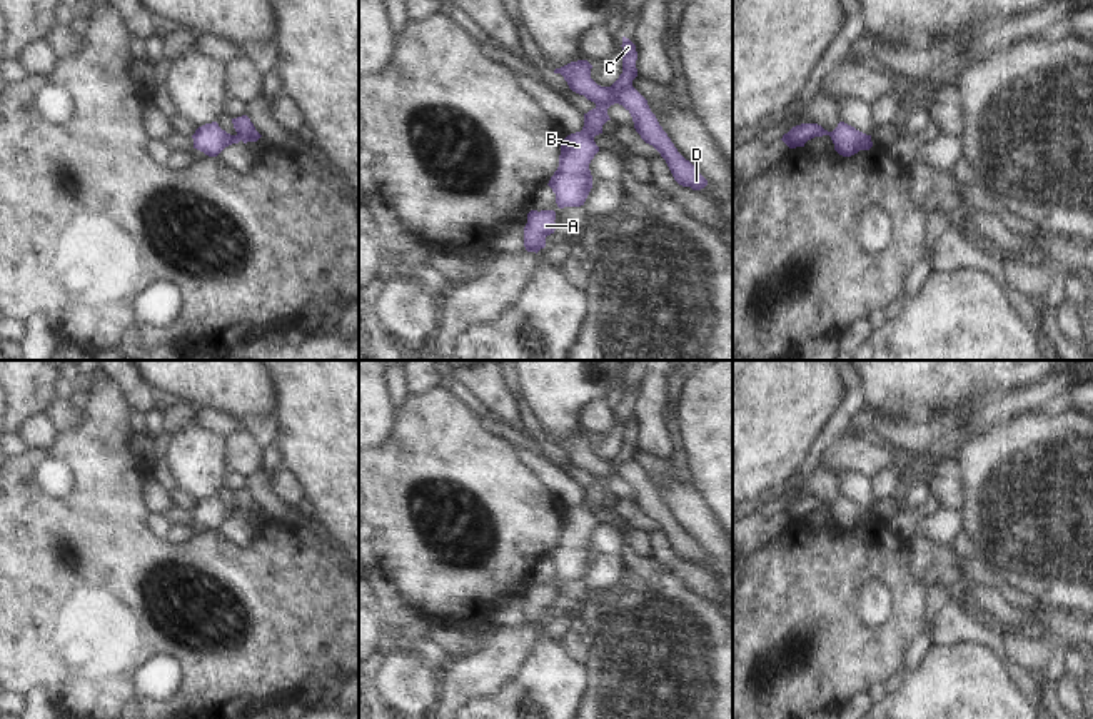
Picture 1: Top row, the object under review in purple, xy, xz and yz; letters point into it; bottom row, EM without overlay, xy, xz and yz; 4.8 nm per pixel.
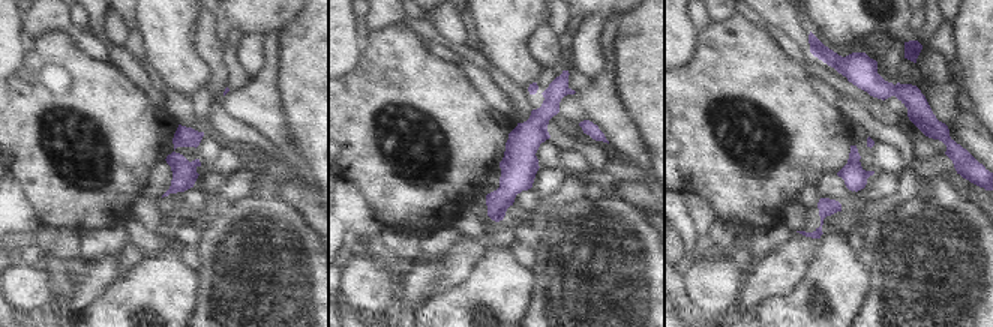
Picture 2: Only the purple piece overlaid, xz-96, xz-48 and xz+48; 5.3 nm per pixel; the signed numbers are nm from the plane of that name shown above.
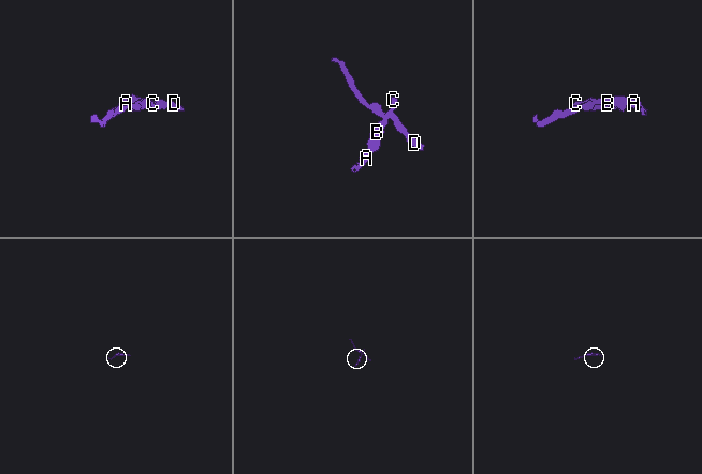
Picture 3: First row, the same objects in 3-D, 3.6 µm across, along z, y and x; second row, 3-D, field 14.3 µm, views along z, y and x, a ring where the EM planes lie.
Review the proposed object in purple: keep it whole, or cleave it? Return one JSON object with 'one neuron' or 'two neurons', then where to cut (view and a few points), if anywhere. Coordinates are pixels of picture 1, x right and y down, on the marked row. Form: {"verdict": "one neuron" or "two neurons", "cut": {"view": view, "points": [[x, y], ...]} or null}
{"verdict": "two neurons", "cut": {"view": "xz", "points": [[609, 87], [609, 97], [596, 104]]}}

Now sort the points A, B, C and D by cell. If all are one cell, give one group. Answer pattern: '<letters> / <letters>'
A B C / D

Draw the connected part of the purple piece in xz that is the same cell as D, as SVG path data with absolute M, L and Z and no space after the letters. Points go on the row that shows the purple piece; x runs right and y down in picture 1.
M632 85L617 92L616 102L631 113L636 132L661 153L679 185L693 190L701 190L708 185L698 168L677 152L651 112L647 100Z

